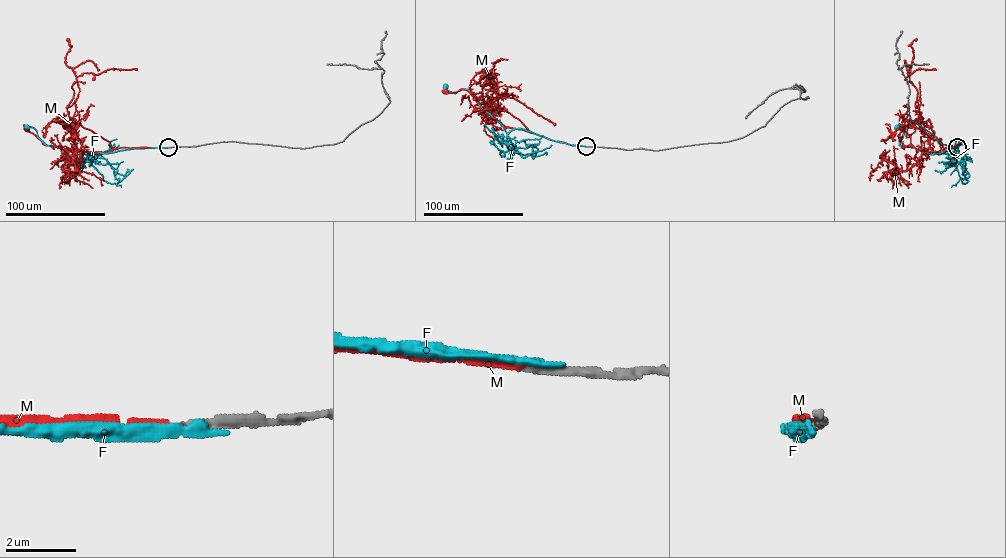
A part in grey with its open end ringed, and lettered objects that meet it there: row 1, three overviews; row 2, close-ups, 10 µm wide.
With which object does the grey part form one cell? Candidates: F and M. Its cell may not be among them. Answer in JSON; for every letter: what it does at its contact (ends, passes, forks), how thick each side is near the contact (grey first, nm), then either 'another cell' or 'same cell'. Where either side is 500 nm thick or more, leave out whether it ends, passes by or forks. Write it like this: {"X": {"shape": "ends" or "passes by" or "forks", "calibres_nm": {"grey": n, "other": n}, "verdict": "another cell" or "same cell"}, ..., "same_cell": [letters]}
{"F": {"shape": "ends", "calibres_nm": {"grey": 280, "other": 260}, "verdict": "another cell"}, "M": {"shape": "ends", "calibres_nm": {"grey": 240, "other": 200}, "verdict": "same cell"}, "same_cell": ["M"]}

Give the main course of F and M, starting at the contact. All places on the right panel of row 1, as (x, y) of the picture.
F: (957, 147), (931, 154), (899, 145), (904, 130), (897, 127)
M: (957, 147), (945, 147), (941, 152), (903, 147), (899, 143), (901, 128)

